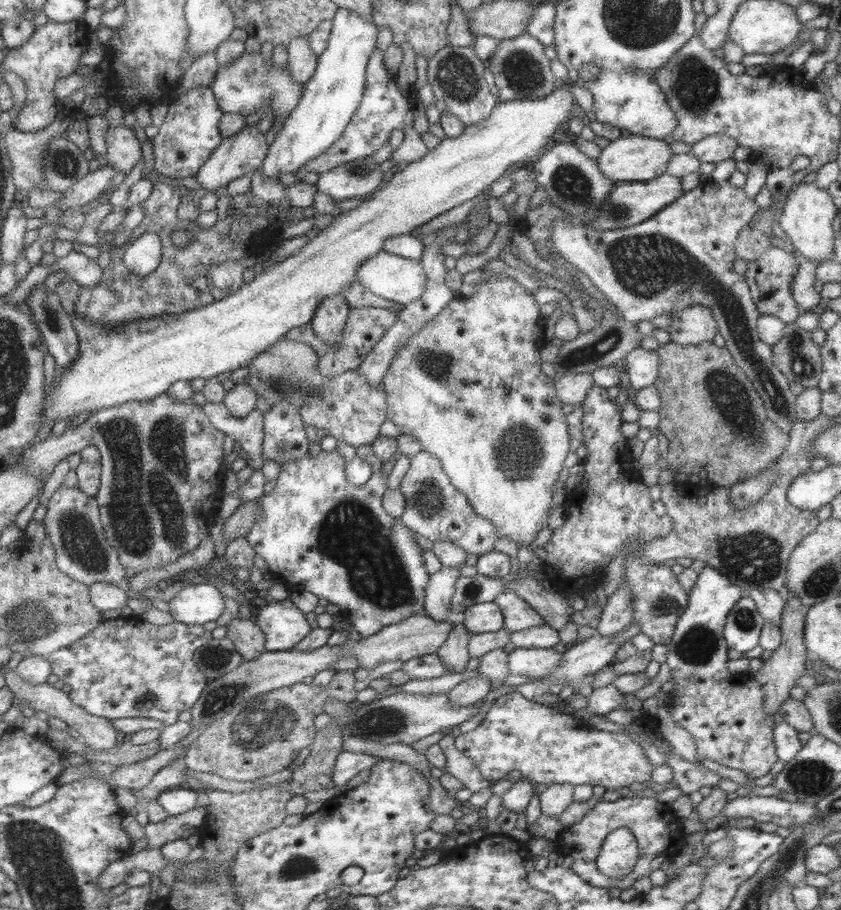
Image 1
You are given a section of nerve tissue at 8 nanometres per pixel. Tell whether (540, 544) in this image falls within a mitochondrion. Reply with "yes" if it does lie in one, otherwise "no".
no

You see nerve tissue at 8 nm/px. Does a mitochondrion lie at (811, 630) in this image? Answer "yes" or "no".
no

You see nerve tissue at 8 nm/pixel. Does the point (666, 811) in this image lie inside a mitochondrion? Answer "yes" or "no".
no

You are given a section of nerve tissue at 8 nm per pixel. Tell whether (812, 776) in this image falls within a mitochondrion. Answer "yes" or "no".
yes

